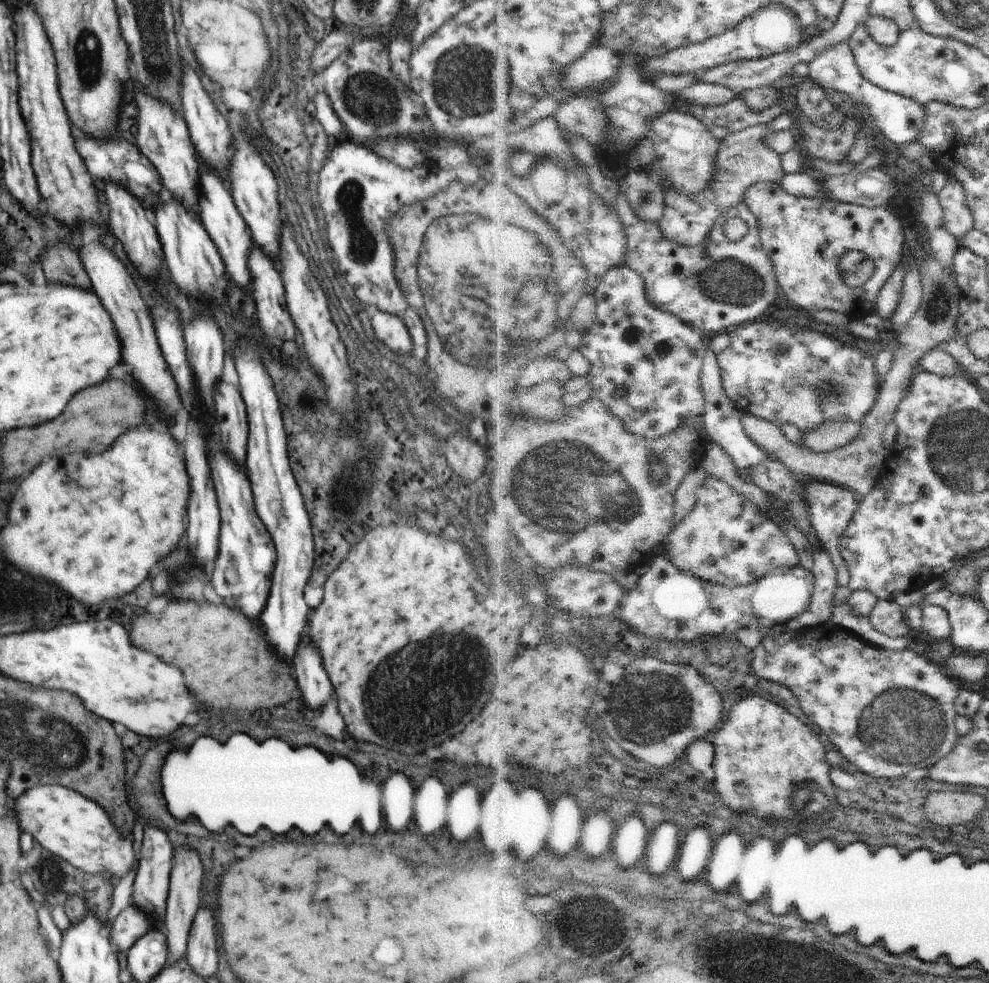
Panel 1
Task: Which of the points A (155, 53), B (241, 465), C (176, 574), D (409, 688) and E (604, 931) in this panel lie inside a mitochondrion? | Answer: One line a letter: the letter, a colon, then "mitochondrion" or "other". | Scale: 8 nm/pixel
A: mitochondrion
B: other
C: mitochondrion
D: mitochondrion
E: mitochondrion

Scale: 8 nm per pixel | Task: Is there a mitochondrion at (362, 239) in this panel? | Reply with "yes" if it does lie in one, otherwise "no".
yes

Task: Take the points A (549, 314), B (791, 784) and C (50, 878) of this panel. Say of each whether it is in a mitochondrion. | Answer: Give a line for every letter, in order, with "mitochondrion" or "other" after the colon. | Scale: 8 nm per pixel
A: other
B: mitochondrion
C: mitochondrion

